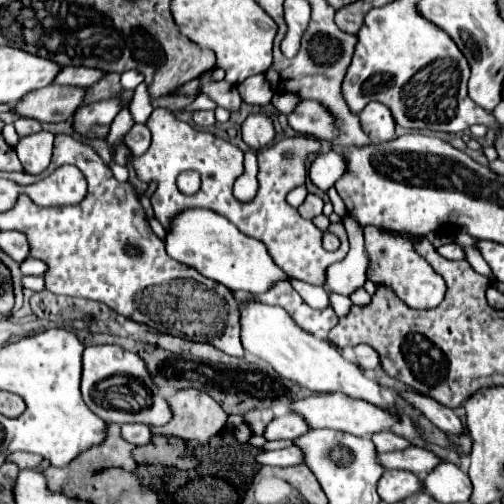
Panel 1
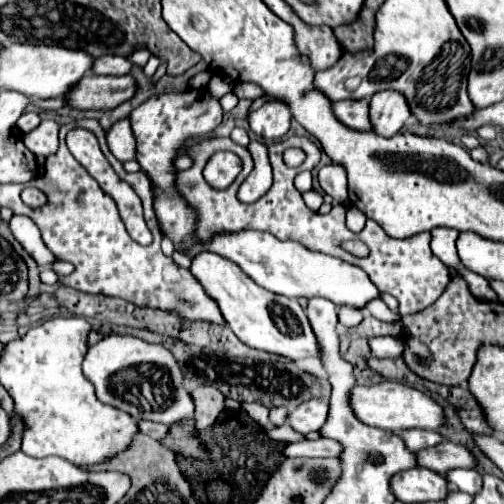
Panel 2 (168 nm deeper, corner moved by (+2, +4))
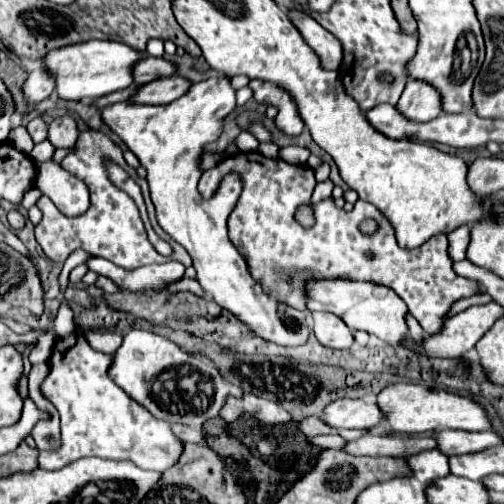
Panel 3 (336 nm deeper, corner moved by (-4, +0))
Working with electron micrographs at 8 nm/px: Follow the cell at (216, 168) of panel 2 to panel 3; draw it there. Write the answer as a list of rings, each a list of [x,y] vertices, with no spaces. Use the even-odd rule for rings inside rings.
[[[212,77],[202,83],[194,83],[182,97],[168,105],[116,103],[102,109],[102,119],[120,135],[120,139],[148,171],[146,181],[150,185],[150,197],[156,207],[158,223],[188,251],[196,269],[196,281],[208,297],[222,309],[230,311],[256,337],[284,347],[300,347],[310,339],[312,323],[308,315],[268,295],[266,289],[250,275],[244,257],[226,235],[226,219],[243,188],[240,173],[234,171],[224,175],[216,193],[208,200],[198,193],[204,147],[222,135],[224,119],[236,107],[234,93],[236,91],[230,87],[228,77]]]

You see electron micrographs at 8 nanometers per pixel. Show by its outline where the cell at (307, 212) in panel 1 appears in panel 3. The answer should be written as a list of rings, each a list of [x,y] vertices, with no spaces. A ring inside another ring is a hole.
[[[328,179],[328,181],[324,181],[324,183],[318,183],[316,185],[316,189],[314,189],[314,193],[312,193],[312,201],[314,203],[318,203],[318,201],[324,201],[324,199],[328,199],[330,195],[332,195],[332,181]]]

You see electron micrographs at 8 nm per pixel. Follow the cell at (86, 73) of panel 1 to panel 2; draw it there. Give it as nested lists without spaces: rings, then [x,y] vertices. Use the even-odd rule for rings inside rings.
[[[104,55],[104,57],[96,59],[94,73],[96,75],[128,75],[132,71],[132,67],[134,67],[134,63],[130,61],[130,57]]]

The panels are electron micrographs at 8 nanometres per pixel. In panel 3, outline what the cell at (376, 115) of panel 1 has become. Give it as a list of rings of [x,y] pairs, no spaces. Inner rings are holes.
[[[410,79],[410,83],[404,87],[396,109],[408,119],[408,121],[430,121],[442,113],[438,103],[438,93],[428,83],[416,83]]]

